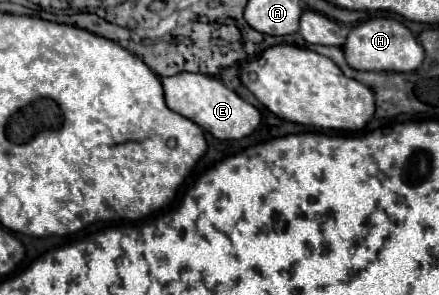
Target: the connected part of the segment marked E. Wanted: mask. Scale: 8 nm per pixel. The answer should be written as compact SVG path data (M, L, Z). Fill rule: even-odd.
M179 72L175 76L161 78L165 102L167 106L185 116L191 118L195 124L199 124L203 130L211 132L219 140L239 140L249 136L261 122L261 114L255 106L239 98L233 90L229 90L219 78L207 76L207 74L191 74L191 72Z

